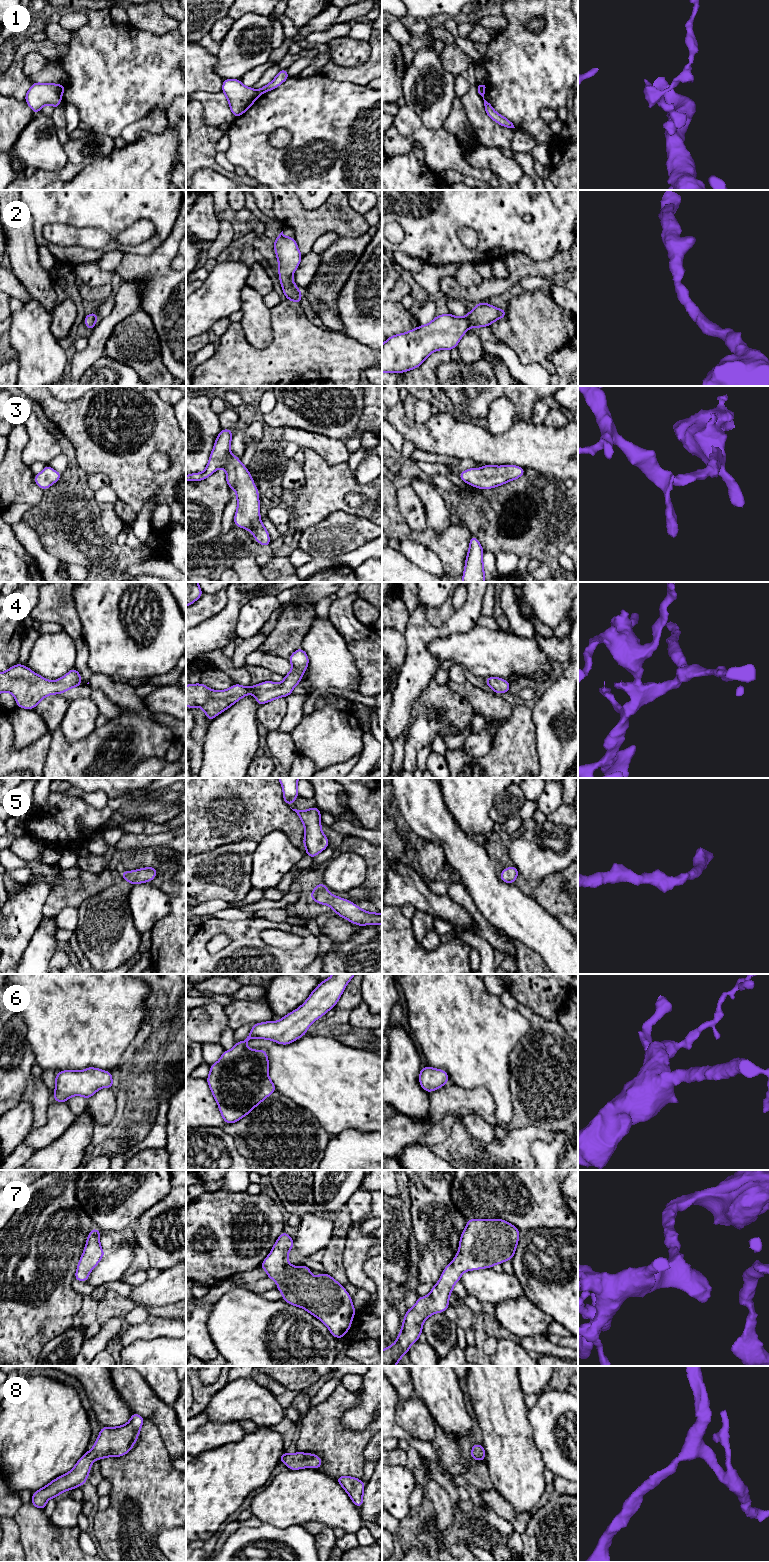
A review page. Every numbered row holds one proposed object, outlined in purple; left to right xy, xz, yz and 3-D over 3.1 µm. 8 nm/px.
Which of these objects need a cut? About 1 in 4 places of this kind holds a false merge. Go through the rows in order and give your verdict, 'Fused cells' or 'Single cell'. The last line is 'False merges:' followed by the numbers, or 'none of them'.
1: Fused cells
2: Single cell
3: Single cell
4: Single cell
5: Single cell
6: Single cell
7: Single cell
8: Single cell
False merges: 1

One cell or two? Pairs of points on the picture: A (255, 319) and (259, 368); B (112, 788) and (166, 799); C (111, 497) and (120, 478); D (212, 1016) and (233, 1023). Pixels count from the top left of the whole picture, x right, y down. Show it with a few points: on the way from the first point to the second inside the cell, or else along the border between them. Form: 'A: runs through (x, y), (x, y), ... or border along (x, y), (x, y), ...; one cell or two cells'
A: border along (243, 329), (256, 348), (273, 338); two cells
B: border along (143, 788), (109, 799); two cells
C: border along (109, 485), (118, 498); two cells
D: border along (224, 1007), (227, 1026); two cells

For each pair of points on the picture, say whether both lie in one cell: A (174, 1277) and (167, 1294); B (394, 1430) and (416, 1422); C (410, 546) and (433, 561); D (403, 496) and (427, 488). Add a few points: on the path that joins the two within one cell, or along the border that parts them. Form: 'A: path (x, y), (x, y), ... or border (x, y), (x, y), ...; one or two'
A: path (174, 1281), (167, 1290); one
B: border (396, 1404), (395, 1422), (409, 1434), (420, 1440); two
C: path (416, 552), (427, 560); one
D: border (410, 485), (426, 513); two

